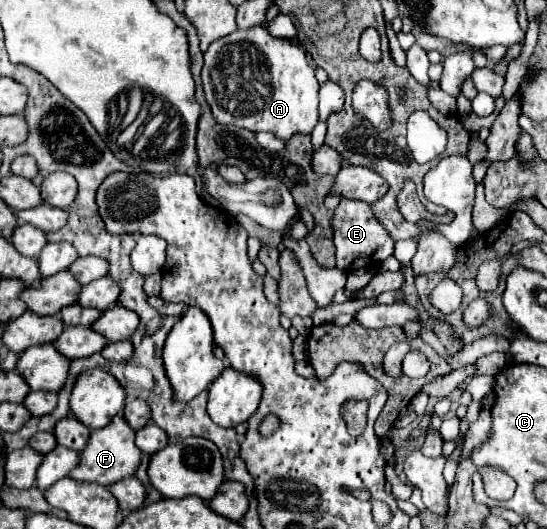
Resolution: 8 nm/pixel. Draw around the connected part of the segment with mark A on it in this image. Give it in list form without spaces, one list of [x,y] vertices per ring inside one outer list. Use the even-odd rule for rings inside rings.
[[[253,26],[253,30],[235,30],[227,38],[211,42],[209,50],[205,52],[203,88],[211,112],[221,124],[233,124],[251,132],[271,132],[283,140],[289,140],[293,134],[311,134],[313,126],[319,120],[319,82],[315,78],[313,66],[309,66],[307,52],[301,48],[299,40],[277,38],[267,30],[267,26]]]

